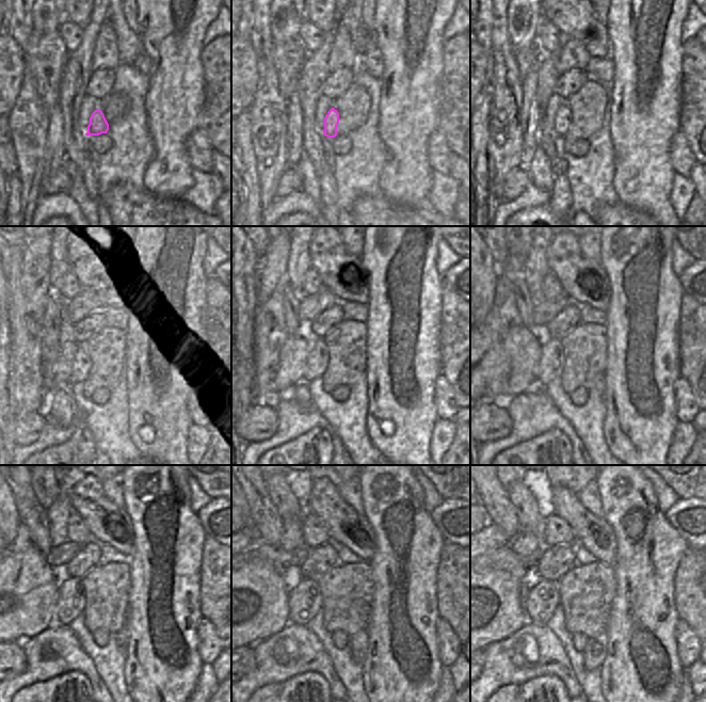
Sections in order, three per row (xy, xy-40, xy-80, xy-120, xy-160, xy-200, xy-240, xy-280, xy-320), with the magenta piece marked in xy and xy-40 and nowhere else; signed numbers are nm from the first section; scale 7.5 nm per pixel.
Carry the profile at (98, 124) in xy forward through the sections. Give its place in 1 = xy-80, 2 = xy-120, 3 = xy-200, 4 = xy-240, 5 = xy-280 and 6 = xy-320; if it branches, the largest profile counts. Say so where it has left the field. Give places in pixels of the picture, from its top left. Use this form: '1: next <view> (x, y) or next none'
1: next xy-80 (563, 116)
2: next xy-120 (81, 364)
3: next xy-200 (551, 361)
4: next xy-240 (70, 595)
5: next xy-280 (305, 602)
6: next xy-320 (542, 601)

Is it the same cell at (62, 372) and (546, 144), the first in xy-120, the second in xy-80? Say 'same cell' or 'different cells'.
different cells

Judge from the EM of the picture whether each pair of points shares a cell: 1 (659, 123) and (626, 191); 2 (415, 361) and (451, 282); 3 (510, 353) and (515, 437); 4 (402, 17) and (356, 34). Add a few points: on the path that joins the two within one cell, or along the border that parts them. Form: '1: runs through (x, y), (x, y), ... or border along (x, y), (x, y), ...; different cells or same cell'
1: runs through (642, 140), (642, 174); same cell
2: border along (440, 276), (444, 288); different cells
3: border along (526, 391), (512, 397), (504, 408); different cells
4: border along (374, 31), (378, 51); different cells

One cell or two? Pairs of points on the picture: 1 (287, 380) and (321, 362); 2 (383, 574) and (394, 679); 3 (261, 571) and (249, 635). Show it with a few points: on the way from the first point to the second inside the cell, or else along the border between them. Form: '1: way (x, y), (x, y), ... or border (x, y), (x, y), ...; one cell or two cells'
1: border (311, 346), (307, 356), (304, 382); two cells
2: way (387, 600), (388, 651), (390, 653); one cell
3: way (262, 587), (263, 606), (255, 619); one cell

